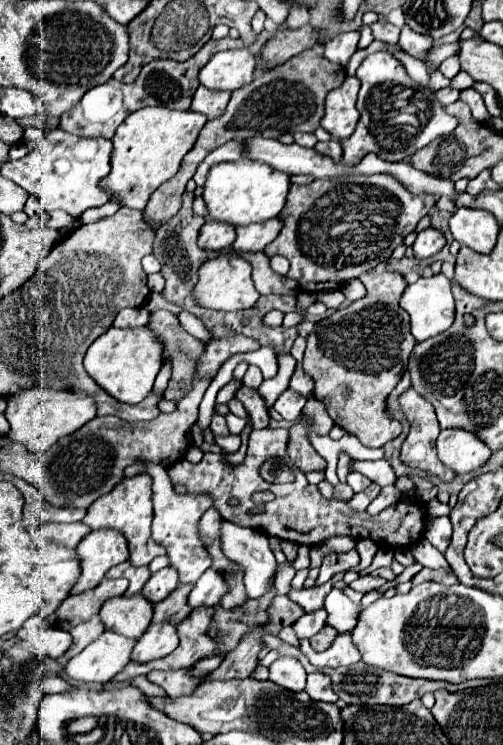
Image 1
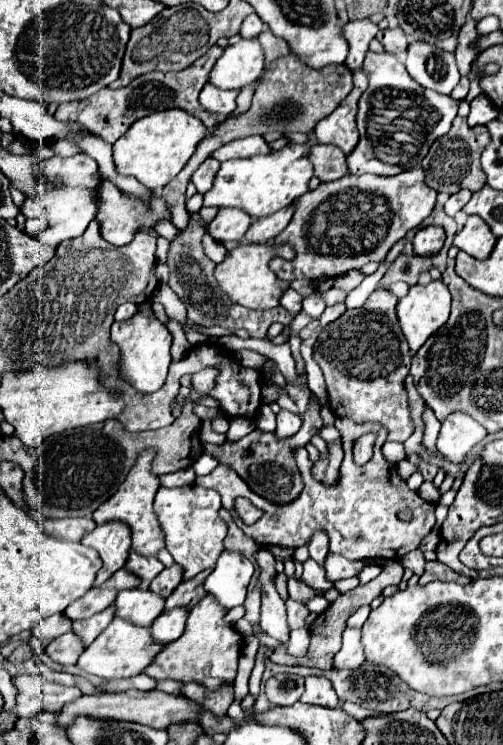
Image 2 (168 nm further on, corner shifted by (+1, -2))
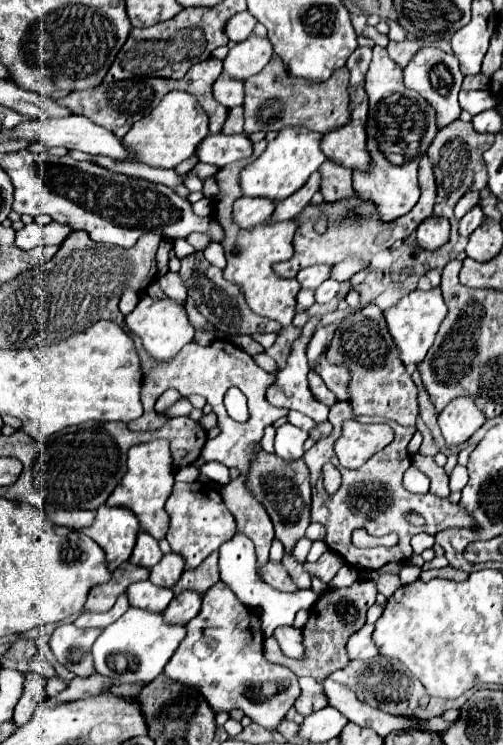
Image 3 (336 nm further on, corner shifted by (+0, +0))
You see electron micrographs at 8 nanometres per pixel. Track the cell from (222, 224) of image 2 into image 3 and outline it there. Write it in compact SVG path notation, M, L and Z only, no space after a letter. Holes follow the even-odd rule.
M239 197L233 203L233 221L241 229L253 229L269 219L275 205L271 201L257 201L251 197Z

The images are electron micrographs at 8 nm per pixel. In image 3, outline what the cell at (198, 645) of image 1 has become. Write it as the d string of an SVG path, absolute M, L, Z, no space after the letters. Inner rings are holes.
M219 581L203 595L199 615L191 619L185 629L187 635L165 665L163 675L181 685L199 689L217 713L239 707L253 723L275 729L299 697L299 681L291 669L269 663L263 657L265 637L255 611L245 607L235 593Z

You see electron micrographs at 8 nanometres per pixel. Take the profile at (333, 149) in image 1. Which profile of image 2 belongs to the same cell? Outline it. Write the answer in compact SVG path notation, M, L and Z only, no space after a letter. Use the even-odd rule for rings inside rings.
M314 145L310 149L310 161L314 163L314 175L322 183L336 181L348 173L346 155L334 145Z

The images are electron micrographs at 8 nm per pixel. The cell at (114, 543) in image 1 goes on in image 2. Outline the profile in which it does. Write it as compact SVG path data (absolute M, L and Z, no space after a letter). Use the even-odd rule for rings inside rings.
M108 521L104 525L98 525L94 531L86 533L82 537L82 543L86 543L88 547L94 547L104 561L94 581L94 585L102 585L118 569L122 569L128 559L130 527L122 521Z

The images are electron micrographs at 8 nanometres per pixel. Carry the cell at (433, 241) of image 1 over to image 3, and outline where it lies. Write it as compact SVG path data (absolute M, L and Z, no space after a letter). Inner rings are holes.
M429 217L417 227L415 233L421 249L439 249L449 241L449 221L445 217Z

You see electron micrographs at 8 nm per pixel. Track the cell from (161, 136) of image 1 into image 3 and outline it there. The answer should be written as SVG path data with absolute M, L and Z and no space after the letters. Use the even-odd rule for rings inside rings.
M171 91L147 117L143 117L131 127L131 131L123 137L123 145L139 163L157 169L173 169L195 153L197 145L209 133L207 125L209 119L193 95Z

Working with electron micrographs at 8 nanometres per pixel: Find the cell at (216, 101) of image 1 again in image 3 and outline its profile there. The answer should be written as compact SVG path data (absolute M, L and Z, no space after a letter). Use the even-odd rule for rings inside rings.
M221 75L213 83L213 97L227 109L243 105L243 81L235 81L227 75Z

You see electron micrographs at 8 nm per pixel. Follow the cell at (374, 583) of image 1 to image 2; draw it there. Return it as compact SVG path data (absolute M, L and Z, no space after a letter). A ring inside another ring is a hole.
M382 561L382 573L372 579L370 583L366 585L358 585L356 589L340 595L328 611L324 611L322 615L318 615L314 619L314 623L310 625L310 645L308 645L308 651L302 655L302 657L294 657L287 651L286 644L278 645L274 647L274 651L270 656L272 663L278 663L278 665L304 665L304 667L318 667L318 669L332 669L332 661L334 661L334 655L340 651L340 645L342 645L342 631L346 629L346 619L362 605L370 605L386 585L398 585L400 579L404 575L404 567L400 561Z

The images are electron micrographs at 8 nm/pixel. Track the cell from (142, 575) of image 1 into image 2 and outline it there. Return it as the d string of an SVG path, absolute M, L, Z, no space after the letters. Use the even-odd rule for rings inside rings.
M130 551L130 557L126 561L126 569L142 579L140 589L142 587L148 589L150 583L152 583L152 579L164 569L164 565L156 557L144 557L144 555L138 555L136 551Z

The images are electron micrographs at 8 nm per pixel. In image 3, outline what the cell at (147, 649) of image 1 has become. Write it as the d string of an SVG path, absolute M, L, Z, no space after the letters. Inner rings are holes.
M181 593L173 597L173 601L163 611L163 619L169 625L187 625L201 609L199 593Z

